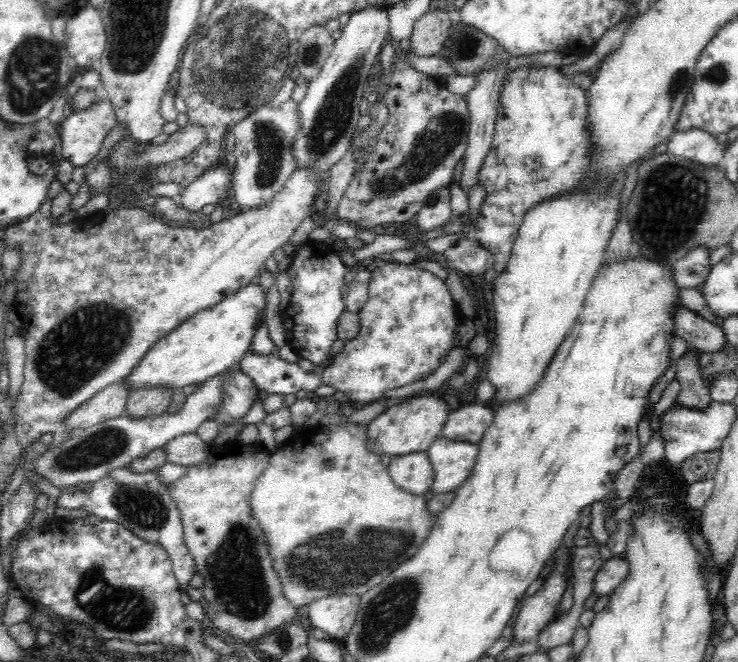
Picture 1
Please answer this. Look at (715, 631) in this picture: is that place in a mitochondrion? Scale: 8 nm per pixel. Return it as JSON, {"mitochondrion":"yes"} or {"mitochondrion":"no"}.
{"mitochondrion":"no"}

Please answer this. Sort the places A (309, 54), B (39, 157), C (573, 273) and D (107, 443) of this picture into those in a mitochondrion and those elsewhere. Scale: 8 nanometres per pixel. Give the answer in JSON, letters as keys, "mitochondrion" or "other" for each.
{"A":"mitochondrion","B":"mitochondrion","C":"other","D":"mitochondrion"}

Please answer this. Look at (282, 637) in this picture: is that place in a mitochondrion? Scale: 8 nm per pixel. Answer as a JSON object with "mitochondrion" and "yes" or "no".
{"mitochondrion":"yes"}

